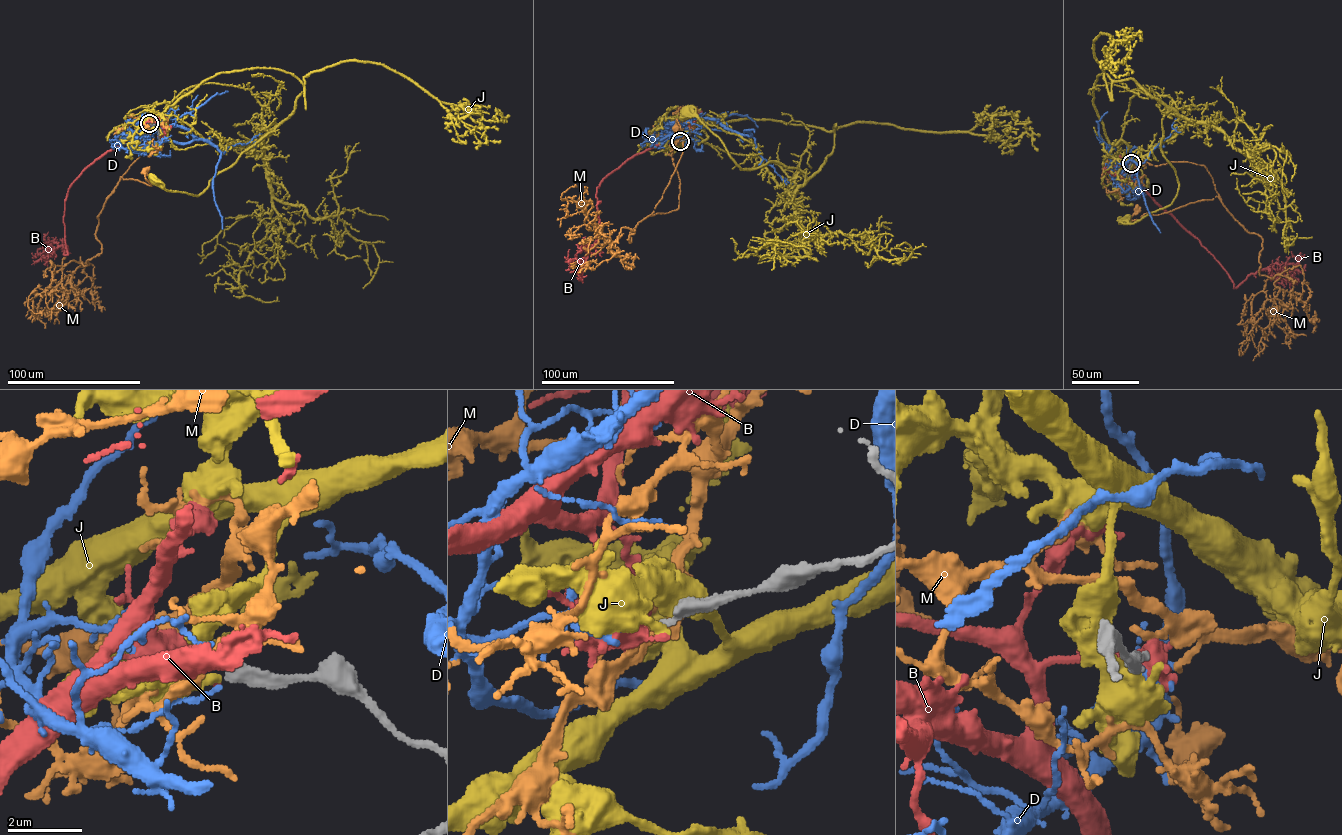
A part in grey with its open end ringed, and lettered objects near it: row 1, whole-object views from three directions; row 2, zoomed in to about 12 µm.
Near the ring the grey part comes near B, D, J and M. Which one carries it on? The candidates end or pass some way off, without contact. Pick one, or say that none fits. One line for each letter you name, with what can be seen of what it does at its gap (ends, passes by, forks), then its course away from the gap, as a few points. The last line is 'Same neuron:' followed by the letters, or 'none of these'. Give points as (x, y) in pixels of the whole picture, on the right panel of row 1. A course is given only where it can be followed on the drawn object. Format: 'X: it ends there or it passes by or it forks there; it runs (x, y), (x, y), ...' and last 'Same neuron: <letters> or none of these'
Same neuron: none of these

